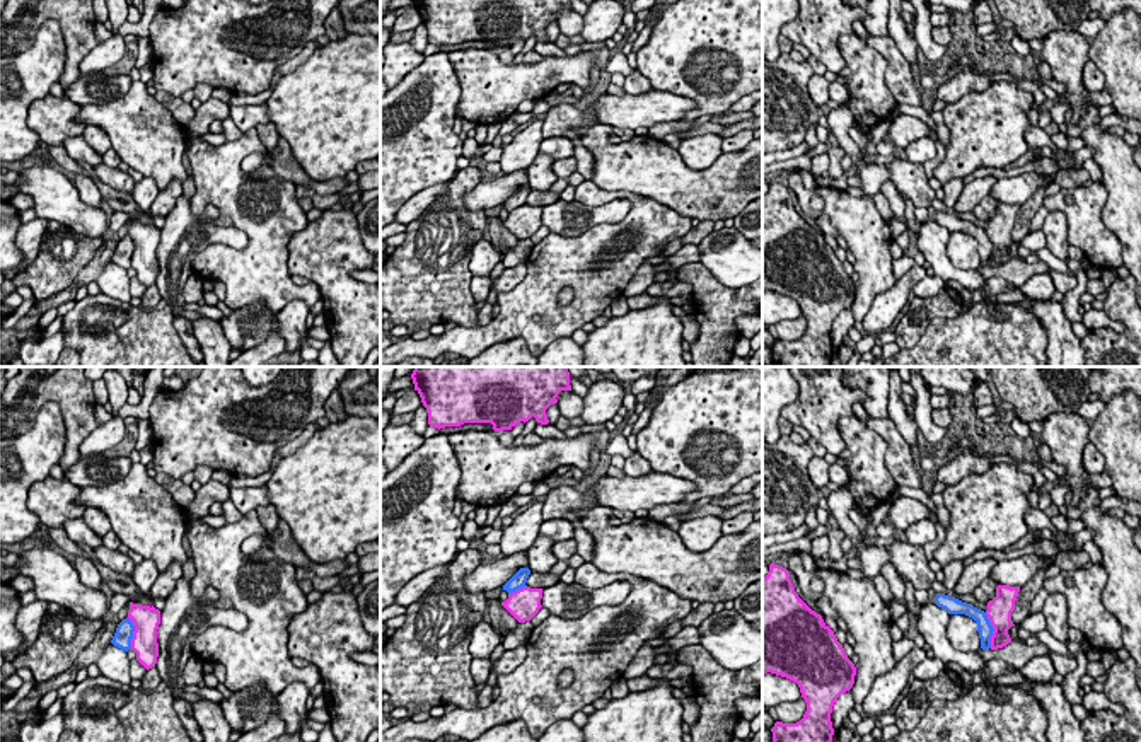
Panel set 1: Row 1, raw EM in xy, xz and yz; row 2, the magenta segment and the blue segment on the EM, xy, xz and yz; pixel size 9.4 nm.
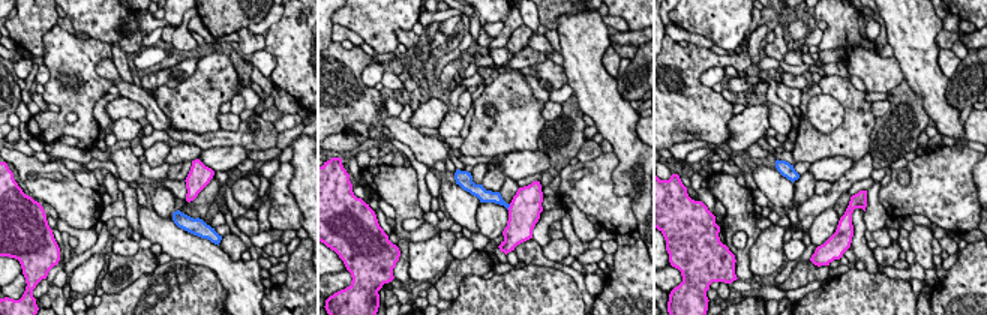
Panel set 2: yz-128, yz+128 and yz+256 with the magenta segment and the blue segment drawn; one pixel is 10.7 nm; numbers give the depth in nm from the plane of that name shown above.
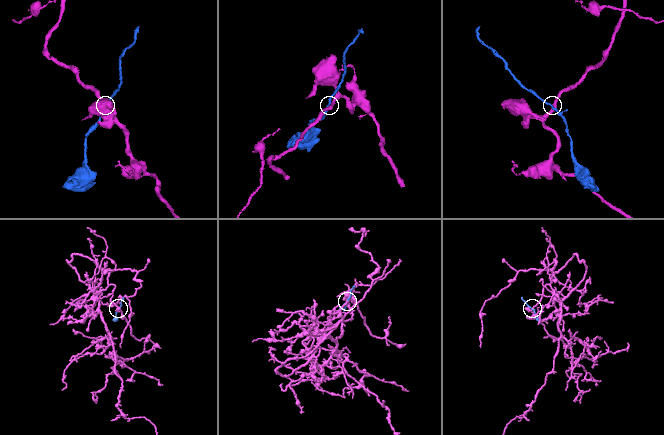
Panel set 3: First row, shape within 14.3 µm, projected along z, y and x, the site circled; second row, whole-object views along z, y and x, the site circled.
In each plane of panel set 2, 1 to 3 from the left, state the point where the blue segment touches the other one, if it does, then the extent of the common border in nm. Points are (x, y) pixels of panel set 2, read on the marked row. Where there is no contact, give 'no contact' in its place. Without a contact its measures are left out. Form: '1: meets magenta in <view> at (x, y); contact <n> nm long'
1: no contact
2: meets magenta in yz+128 at (509, 207); contact 70 nm long
3: no contact

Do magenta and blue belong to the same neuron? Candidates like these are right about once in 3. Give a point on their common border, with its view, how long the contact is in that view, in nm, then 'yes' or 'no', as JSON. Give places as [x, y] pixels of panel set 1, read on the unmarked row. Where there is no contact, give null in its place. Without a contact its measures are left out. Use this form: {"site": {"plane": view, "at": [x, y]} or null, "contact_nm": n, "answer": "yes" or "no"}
{"site": {"plane": "yz", "at": [993, 246]}, "contact_nm": 340, "answer": "no"}

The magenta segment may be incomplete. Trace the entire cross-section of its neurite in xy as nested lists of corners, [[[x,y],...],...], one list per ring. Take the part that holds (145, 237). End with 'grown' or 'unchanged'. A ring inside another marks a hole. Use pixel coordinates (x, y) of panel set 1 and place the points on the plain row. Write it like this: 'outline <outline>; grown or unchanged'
outline [[[130,220],[128,235],[135,244],[131,268],[136,271],[136,278],[148,288],[155,285],[159,275],[157,247],[160,229],[153,223]]]; unchanged

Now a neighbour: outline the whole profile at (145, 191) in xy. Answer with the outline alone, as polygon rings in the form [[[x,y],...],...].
[[[143,177],[142,181],[135,183],[131,196],[133,196],[135,203],[143,212],[147,212],[147,210],[150,210],[159,191],[160,189],[157,188],[157,184],[152,177]]]

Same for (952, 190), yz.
[[[964,177],[952,179],[947,184],[943,184],[941,201],[945,203],[945,206],[953,208],[953,205],[957,203],[964,186],[965,186]]]

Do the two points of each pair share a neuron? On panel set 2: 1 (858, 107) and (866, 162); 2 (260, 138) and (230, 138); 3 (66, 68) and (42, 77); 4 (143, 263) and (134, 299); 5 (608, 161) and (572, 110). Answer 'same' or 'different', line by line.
1: different
2: same
3: different
4: different
5: different

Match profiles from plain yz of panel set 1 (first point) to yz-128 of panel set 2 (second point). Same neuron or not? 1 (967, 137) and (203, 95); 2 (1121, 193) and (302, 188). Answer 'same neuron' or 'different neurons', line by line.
1: same neuron
2: same neuron

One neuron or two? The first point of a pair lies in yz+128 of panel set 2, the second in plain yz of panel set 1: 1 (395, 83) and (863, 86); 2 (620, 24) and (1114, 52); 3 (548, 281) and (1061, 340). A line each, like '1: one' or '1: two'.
1: two
2: two
3: two

